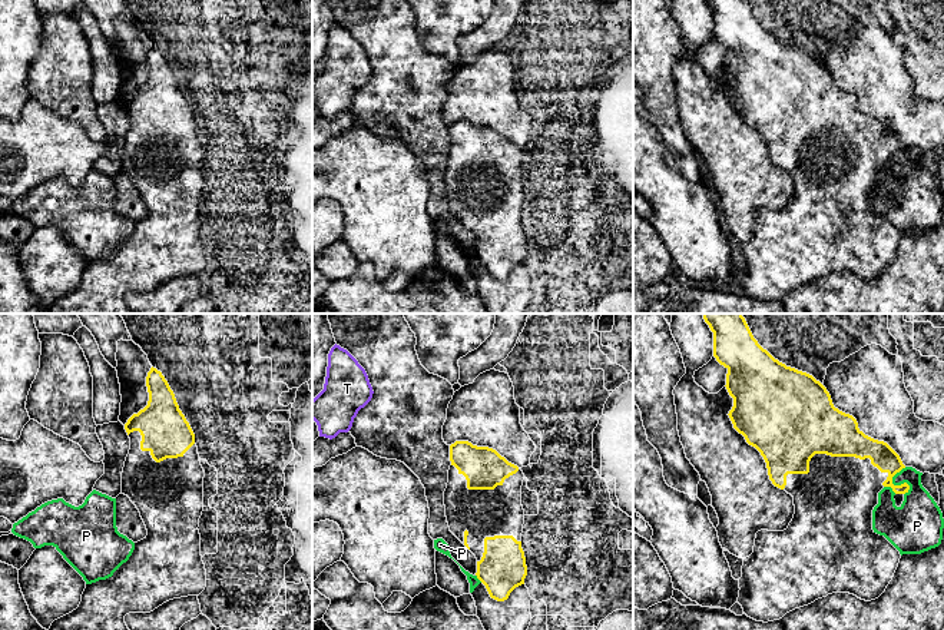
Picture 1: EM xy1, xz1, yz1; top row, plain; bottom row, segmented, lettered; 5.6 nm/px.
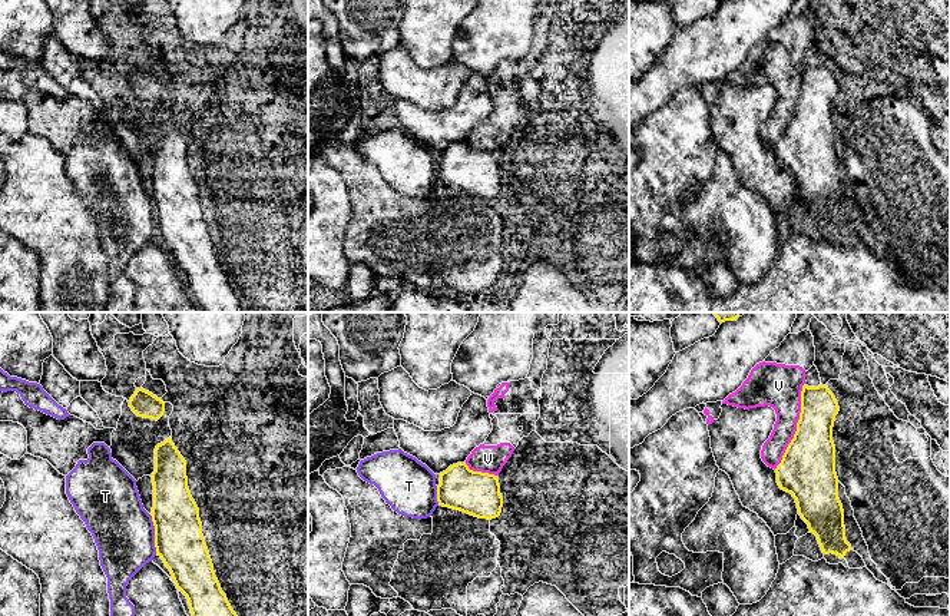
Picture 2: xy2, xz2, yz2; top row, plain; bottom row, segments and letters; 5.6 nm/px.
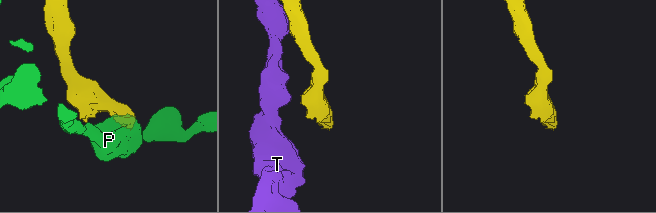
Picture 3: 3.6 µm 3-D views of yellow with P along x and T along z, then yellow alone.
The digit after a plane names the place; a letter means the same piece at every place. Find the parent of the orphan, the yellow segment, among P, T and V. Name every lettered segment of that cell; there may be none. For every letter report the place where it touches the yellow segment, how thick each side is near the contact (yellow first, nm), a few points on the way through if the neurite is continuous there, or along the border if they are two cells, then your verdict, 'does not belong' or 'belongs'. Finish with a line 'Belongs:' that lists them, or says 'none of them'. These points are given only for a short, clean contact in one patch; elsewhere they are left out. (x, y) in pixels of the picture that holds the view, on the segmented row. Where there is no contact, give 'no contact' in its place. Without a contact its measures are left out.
P: contact yz1 (896, 486); calibres 140 and 280 nm; border yz1 (906, 467), (893, 477), (894, 484), (908, 486), (904, 494); does not belong
T: contact xy2 (155, 535); calibres 280 and 340 nm; does not belong
V: contact yz2 (797, 426); calibres 300 and 260 nm; does not belong
Belongs: none of them

